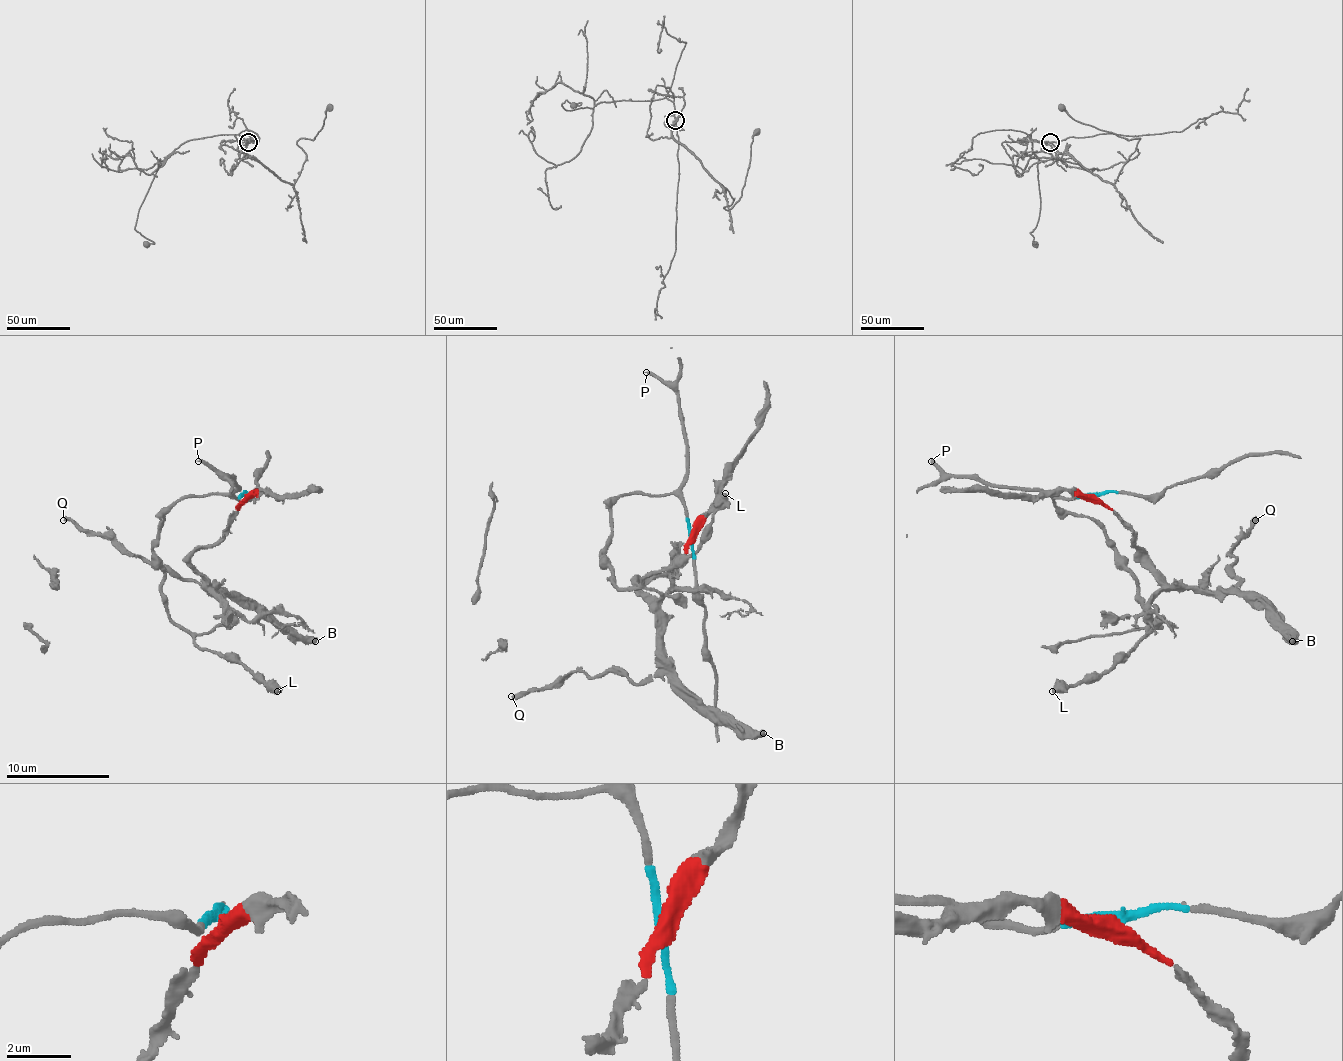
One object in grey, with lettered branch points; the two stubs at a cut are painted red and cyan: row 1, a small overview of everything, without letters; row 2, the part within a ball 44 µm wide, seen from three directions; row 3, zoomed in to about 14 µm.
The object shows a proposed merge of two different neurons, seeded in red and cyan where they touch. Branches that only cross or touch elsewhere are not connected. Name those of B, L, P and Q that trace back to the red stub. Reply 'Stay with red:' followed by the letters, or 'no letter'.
Stay with red: B, Q

